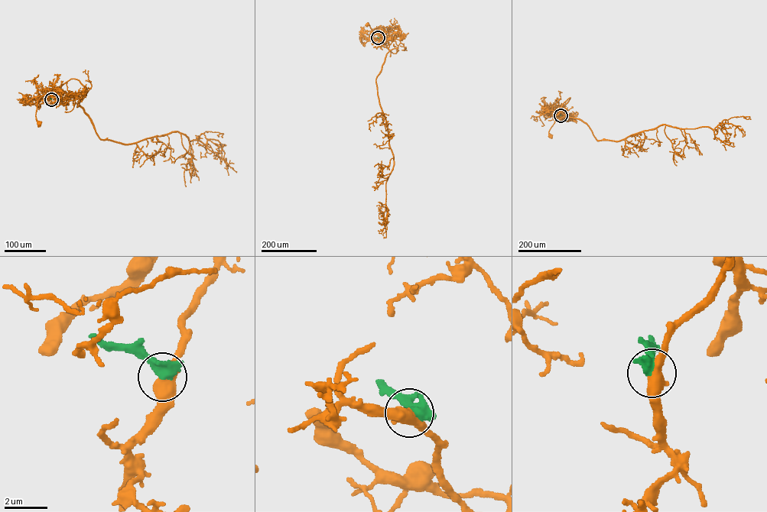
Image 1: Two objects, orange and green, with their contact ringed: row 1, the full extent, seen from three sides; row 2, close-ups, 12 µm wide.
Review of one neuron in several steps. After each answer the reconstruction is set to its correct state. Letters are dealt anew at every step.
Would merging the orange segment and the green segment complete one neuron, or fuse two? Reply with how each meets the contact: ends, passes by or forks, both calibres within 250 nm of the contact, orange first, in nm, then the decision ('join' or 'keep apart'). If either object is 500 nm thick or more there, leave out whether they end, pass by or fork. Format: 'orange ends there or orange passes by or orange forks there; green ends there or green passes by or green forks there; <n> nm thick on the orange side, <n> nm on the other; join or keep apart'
600 nm thick on the orange side, 650 nm on the other; keep apart

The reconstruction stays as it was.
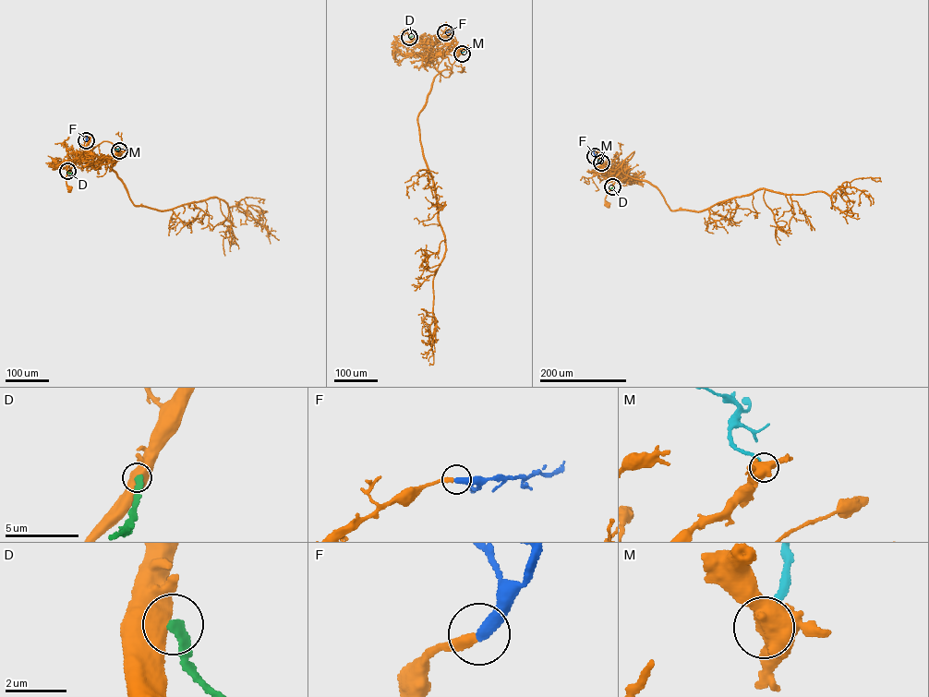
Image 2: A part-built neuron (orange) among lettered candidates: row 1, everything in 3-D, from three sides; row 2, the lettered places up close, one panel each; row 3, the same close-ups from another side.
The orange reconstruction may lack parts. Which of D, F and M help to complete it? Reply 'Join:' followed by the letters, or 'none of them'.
Join: F

